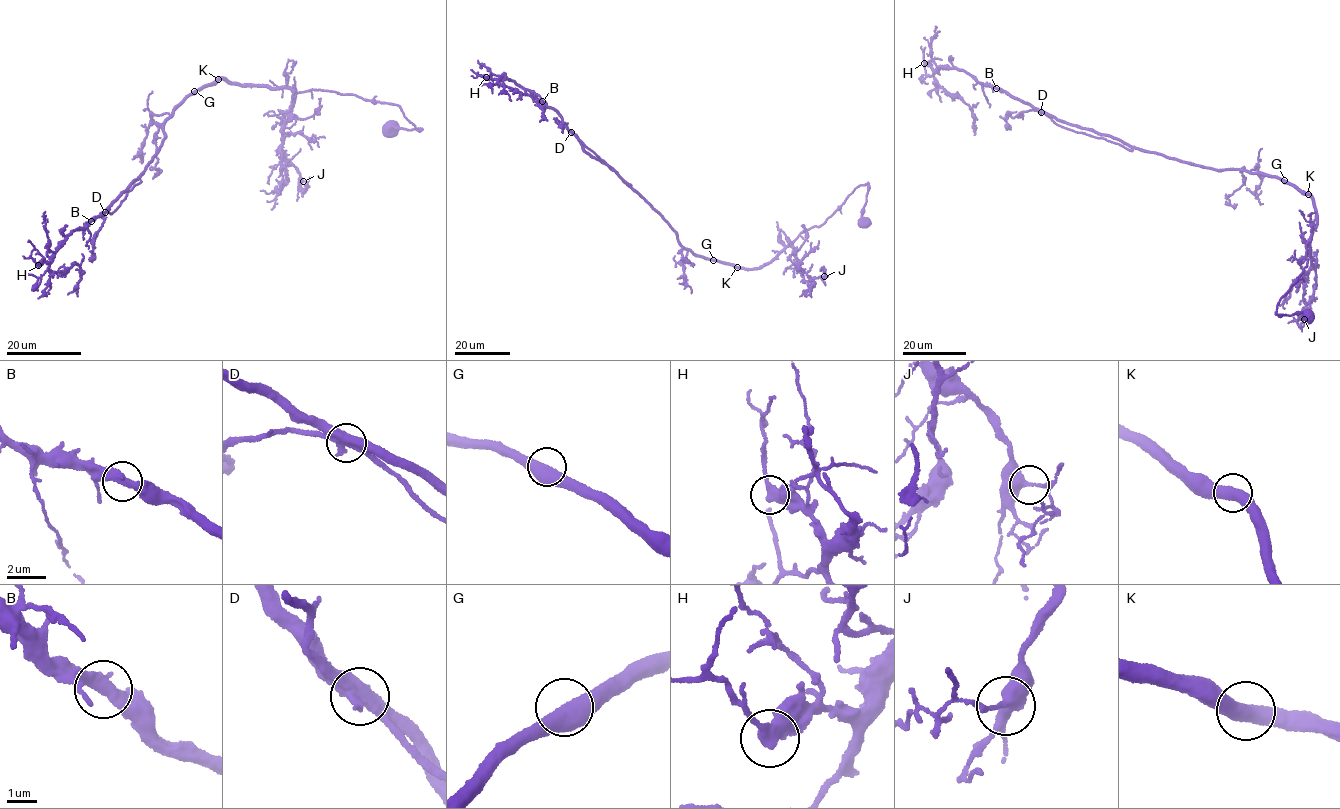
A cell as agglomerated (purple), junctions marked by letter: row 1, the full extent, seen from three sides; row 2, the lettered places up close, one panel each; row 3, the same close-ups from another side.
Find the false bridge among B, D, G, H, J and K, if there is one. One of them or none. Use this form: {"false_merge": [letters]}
{"false_merge": ["D"]}

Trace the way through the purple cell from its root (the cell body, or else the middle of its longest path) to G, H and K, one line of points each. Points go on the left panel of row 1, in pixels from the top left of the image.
G: (390, 130), (392, 126), (421, 130), (397, 105), (349, 94), (294, 92), (222, 79), (194, 91)
H: (390, 130), (421, 130), (397, 105), (215, 80), (178, 104), (158, 154), (110, 210), (38, 265)
K: (390, 130), (392, 126), (395, 129), (421, 130), (397, 105), (334, 91), (297, 93), (218, 79)

